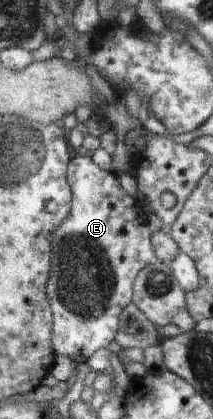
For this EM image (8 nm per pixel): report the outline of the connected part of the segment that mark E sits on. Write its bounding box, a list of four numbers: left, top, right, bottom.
[47,156,157,364]

